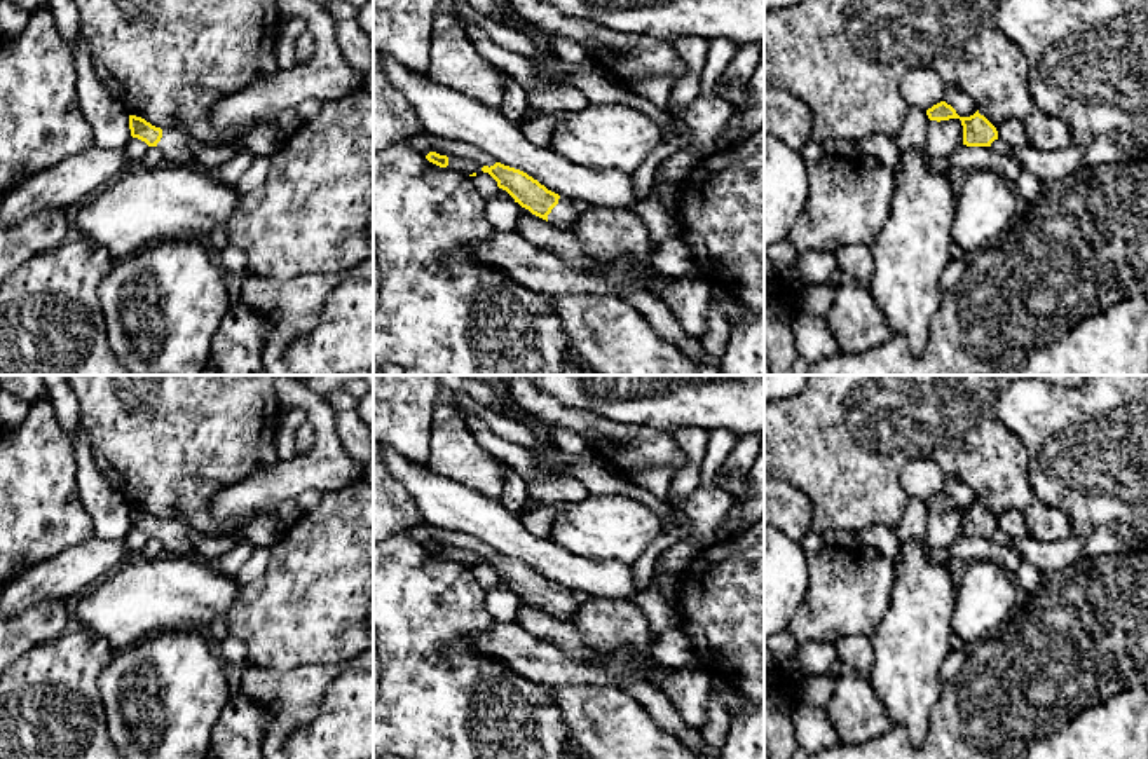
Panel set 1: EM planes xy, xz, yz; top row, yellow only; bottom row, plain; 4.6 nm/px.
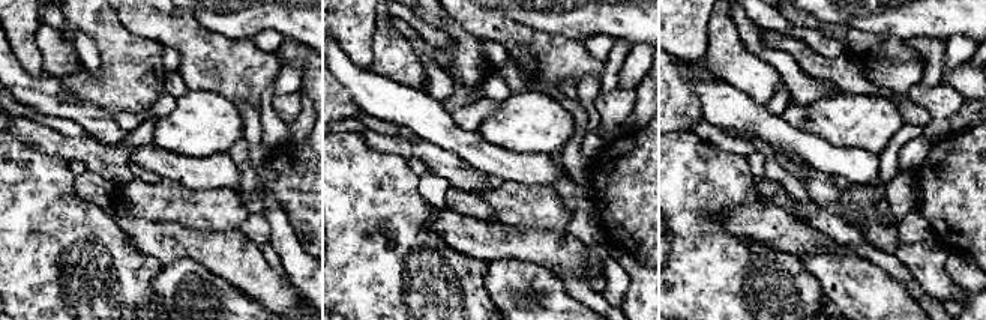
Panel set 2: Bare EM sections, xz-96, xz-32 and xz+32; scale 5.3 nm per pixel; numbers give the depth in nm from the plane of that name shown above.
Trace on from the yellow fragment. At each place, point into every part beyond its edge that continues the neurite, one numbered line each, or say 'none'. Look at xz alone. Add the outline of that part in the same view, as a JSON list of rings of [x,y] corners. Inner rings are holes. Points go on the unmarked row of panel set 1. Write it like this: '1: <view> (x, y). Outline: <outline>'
1: xz (564, 606). Outline: [[[560,586],[558,595],[548,605],[548,612],[557,619],[571,623],[577,605],[579,602],[572,597],[572,591]]]

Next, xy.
1: xy (173, 536). Outline: [[[162,520],[162,529],[157,539],[167,555],[195,555],[194,544],[187,529],[176,520]]]

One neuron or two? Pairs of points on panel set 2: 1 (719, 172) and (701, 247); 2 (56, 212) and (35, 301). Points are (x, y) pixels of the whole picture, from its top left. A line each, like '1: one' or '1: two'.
1: one
2: one

